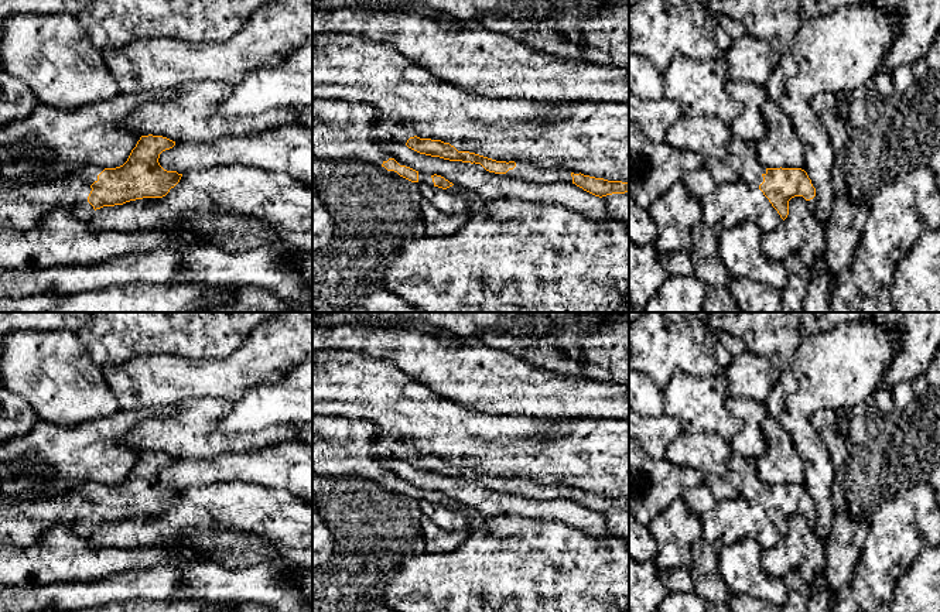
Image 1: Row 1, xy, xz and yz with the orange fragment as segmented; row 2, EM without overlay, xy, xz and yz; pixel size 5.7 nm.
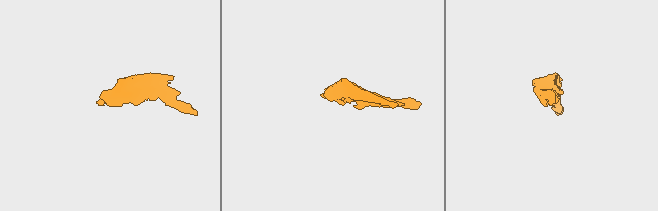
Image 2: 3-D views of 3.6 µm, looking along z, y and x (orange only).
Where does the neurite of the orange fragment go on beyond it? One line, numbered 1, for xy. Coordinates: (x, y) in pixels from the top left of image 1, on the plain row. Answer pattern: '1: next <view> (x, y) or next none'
1: next xy (20, 525)

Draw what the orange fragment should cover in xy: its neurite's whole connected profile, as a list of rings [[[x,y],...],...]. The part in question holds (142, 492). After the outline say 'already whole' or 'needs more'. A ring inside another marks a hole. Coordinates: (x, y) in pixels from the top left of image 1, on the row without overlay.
[[[141,452],[120,483],[86,482],[51,498],[0,507],[0,543],[24,547],[57,526],[88,539],[103,523],[163,514],[182,493],[158,479],[160,471],[174,462],[163,452]]]; needs more

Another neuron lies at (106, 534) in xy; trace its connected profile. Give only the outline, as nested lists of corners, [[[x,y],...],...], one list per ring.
[[[212,483],[184,489],[163,514],[143,514],[123,522],[103,523],[88,536],[92,547],[168,547],[181,530],[228,529],[256,534],[274,554],[300,568],[312,568],[312,502],[301,500],[286,489],[253,483]]]

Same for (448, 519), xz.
[[[425,499],[418,500],[423,516],[428,517],[433,523],[447,531],[471,530],[469,517],[457,510]]]

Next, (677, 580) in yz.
[[[659,570],[659,578],[666,585],[669,592],[694,592],[690,570]]]

